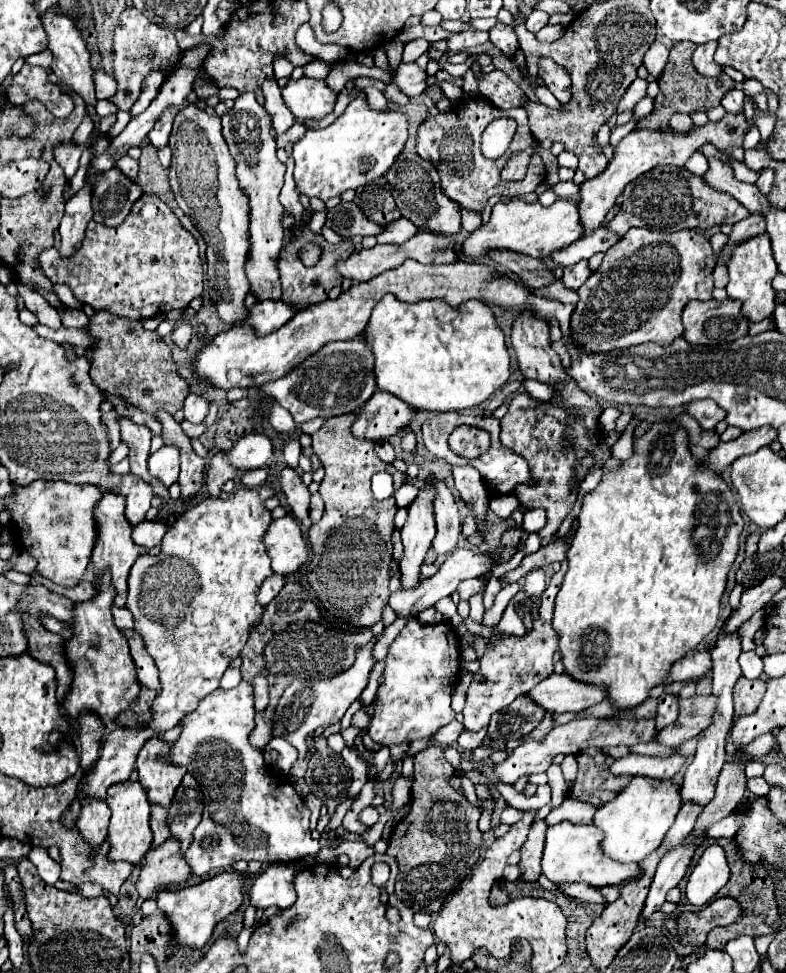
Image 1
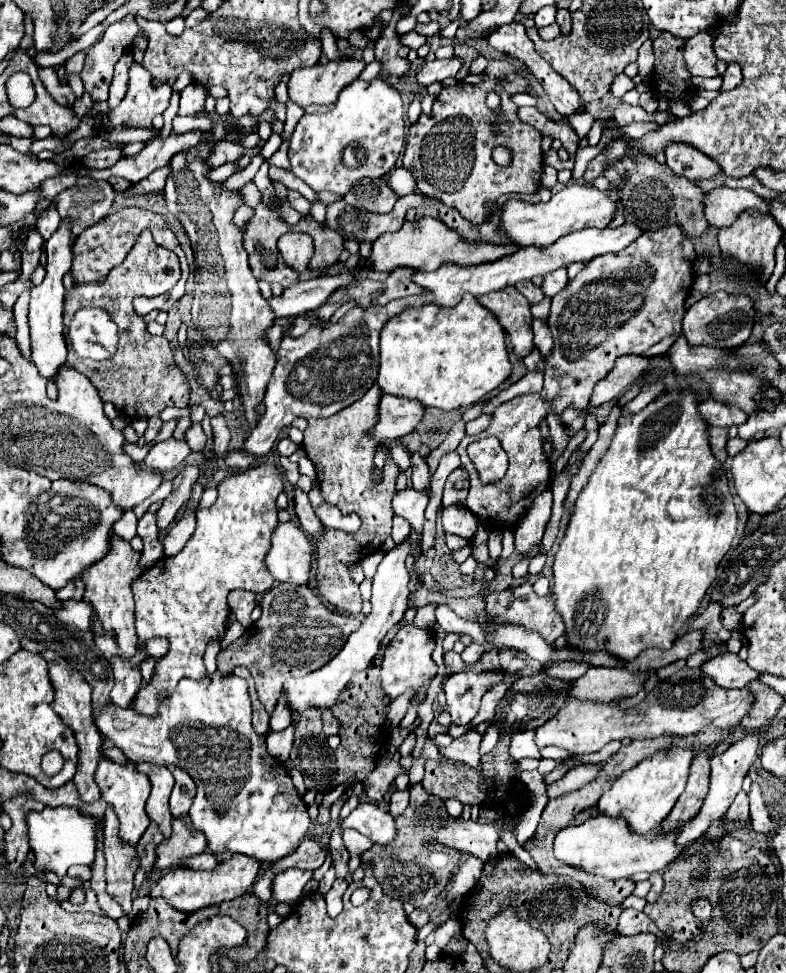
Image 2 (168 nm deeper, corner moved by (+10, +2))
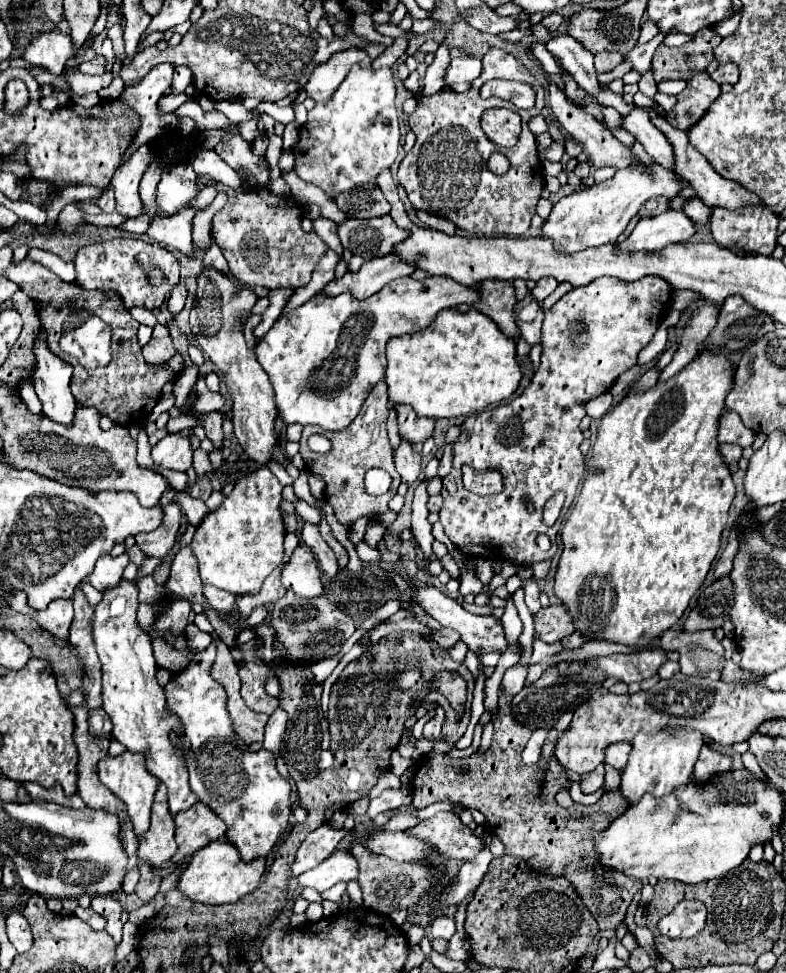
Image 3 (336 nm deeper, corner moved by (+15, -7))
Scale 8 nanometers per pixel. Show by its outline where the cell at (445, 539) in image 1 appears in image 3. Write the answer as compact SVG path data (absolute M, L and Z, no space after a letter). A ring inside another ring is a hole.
M401 439L401 445L393 451L397 473L403 483L415 483L421 473L421 455L411 447L409 441Z

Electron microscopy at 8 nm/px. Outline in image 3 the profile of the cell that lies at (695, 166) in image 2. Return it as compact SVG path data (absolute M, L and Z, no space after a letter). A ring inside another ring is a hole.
M637 107L631 115L621 117L621 127L627 129L635 141L639 141L647 155L651 155L659 165L663 167L671 167L675 163L673 159L673 147L667 141L667 137L649 121L647 109Z

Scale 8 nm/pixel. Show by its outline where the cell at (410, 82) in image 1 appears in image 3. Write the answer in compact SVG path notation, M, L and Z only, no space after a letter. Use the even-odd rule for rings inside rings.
M457 57L451 61L447 73L445 73L445 83L461 83L461 81L473 81L481 75L483 63L481 57Z

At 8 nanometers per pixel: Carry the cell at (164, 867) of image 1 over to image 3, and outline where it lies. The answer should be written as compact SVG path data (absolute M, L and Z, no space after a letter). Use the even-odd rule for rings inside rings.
M201 801L195 803L191 809L187 809L185 813L177 813L175 821L177 821L175 841L179 845L175 861L193 855L207 843L221 839L225 833L225 823L217 817L217 813L209 811L209 805Z

